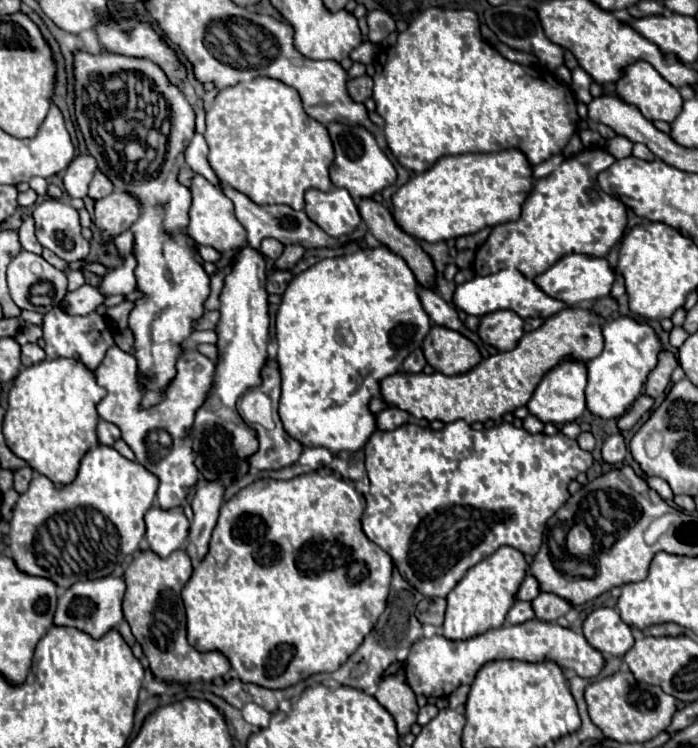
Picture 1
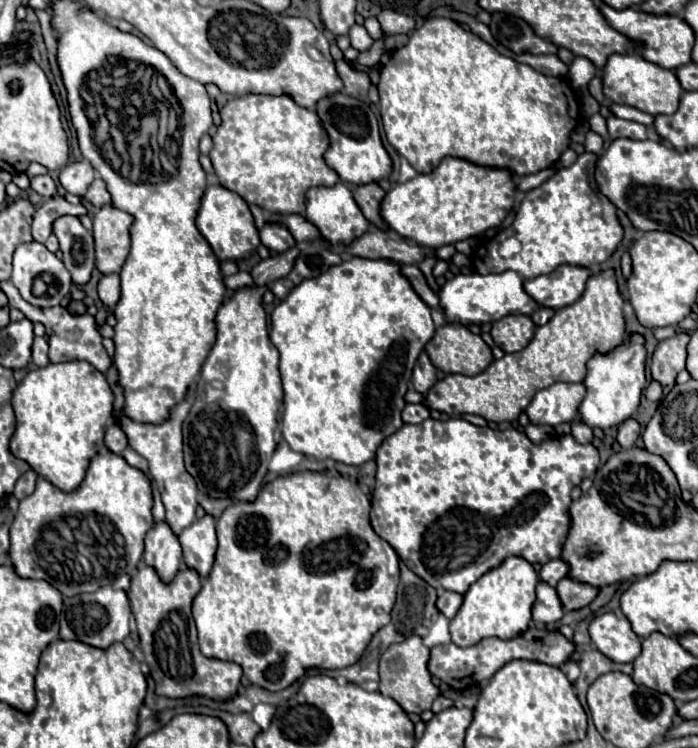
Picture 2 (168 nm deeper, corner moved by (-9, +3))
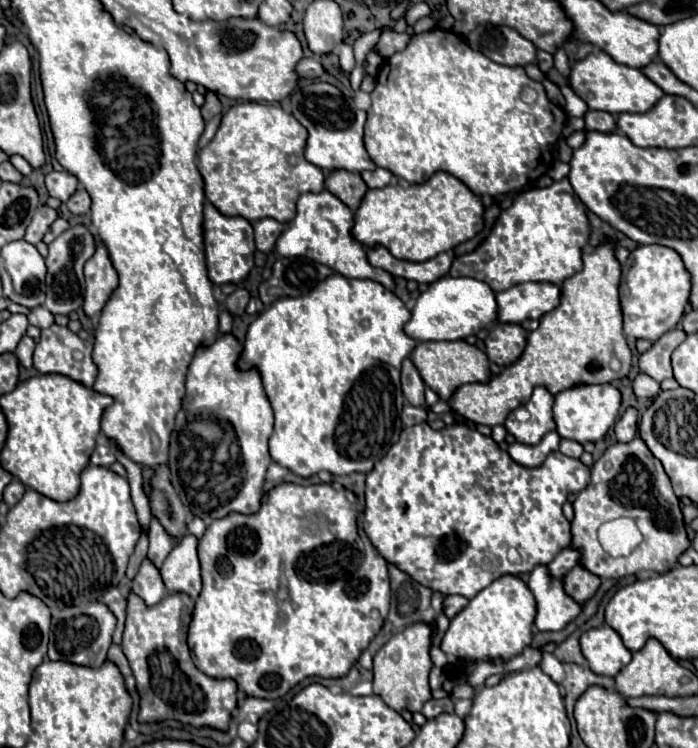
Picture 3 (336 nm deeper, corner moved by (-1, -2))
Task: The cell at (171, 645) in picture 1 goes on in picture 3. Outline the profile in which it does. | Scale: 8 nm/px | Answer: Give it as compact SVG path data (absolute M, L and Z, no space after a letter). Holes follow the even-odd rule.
M132 592L128 596L126 628L120 646L130 662L136 678L136 690L140 694L138 722L178 720L194 728L210 726L226 732L230 714L238 702L238 686L230 678L210 678L194 666L186 644L192 610L194 602L186 594L168 594L156 606L144 606L144 602L140 602L140 598Z

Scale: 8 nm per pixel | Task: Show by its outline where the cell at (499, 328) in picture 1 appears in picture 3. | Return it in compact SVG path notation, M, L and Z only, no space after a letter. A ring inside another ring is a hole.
M496 324L486 338L486 354L498 366L514 364L526 348L526 330L520 324Z

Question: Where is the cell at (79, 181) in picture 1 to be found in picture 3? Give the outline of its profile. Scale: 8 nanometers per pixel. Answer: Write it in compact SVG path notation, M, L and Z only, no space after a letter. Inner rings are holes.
M64 170L62 172L50 172L46 176L46 188L48 188L50 196L54 196L62 202L66 202L76 192L76 186L78 186L76 178L72 178L72 174L68 174Z

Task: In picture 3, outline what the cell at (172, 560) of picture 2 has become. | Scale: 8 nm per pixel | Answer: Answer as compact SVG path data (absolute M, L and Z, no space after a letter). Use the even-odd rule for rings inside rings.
M144 560L134 582L132 582L132 592L144 600L146 606L154 606L162 600L164 596L164 582L158 574L158 570L148 562Z

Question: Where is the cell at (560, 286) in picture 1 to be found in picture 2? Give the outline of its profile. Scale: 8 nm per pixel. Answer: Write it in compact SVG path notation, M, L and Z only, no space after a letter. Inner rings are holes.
M564 263L548 275L538 275L530 281L524 281L524 289L538 305L558 309L578 301L578 297L584 293L590 275L592 269L588 267Z

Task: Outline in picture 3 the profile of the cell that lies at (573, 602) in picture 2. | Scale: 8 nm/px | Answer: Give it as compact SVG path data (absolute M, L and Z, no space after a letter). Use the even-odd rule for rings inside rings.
M574 566L566 576L564 576L564 590L580 604L590 600L594 592L600 586L600 578L592 572L588 572L584 566Z

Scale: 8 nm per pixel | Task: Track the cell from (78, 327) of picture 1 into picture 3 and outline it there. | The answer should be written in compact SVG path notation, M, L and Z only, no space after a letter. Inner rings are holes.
M56 326L41 330L39 342L36 343L34 351L34 368L40 374L62 374L66 378L72 378L86 388L92 388L94 378L96 378L96 366L92 362L92 346L90 342L78 338L74 332L70 332L66 326Z

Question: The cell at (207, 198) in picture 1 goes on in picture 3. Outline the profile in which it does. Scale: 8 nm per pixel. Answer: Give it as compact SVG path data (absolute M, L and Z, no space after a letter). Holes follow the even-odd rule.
M208 200L204 202L204 246L206 246L206 264L208 278L212 284L240 284L246 280L248 272L254 266L254 234L246 218L224 216Z

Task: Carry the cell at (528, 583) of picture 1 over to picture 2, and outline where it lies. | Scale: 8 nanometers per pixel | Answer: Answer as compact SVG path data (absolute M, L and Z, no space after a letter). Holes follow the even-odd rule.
M554 559L554 561L548 561L546 565L542 565L538 577L540 577L540 581L554 587L562 577L566 577L566 573L568 573L568 565L564 565L564 561L560 561L560 559Z

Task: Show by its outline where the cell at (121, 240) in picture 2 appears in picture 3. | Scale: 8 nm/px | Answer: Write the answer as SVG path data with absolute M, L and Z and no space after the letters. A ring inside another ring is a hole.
M100 242L96 246L94 256L86 262L84 274L86 274L86 294L82 310L88 318L94 318L100 316L112 292L118 288L116 270L112 262L108 262L108 252L104 250L104 246L100 246Z

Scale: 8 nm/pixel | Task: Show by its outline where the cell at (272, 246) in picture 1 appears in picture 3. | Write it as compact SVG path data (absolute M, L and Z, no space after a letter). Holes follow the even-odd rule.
M264 218L264 220L258 220L254 224L254 240L256 240L256 248L260 252L272 252L274 250L274 244L276 244L276 238L282 234L284 226L272 218Z

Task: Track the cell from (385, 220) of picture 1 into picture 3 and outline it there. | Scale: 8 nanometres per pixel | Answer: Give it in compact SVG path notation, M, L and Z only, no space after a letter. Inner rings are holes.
M332 170L326 176L326 188L336 194L352 212L360 206L368 186L364 184L362 176L358 172L348 170Z

